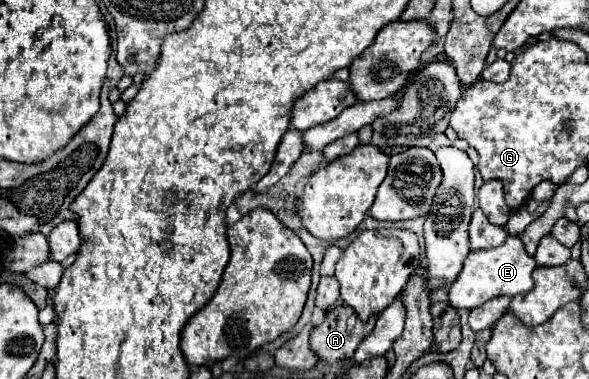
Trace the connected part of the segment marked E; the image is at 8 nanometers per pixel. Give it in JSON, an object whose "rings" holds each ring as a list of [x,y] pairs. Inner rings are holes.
{"rings":[[[509,235],[507,241],[495,249],[483,249],[483,251],[471,251],[471,257],[467,257],[467,265],[463,265],[463,273],[455,279],[455,285],[449,289],[449,305],[453,309],[475,309],[483,305],[487,299],[499,297],[499,295],[519,295],[529,293],[533,287],[531,273],[537,267],[535,259],[527,255],[523,241],[519,237]]]}

